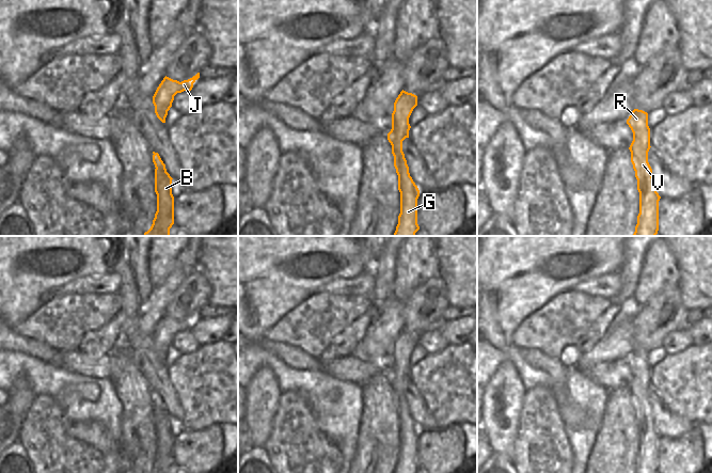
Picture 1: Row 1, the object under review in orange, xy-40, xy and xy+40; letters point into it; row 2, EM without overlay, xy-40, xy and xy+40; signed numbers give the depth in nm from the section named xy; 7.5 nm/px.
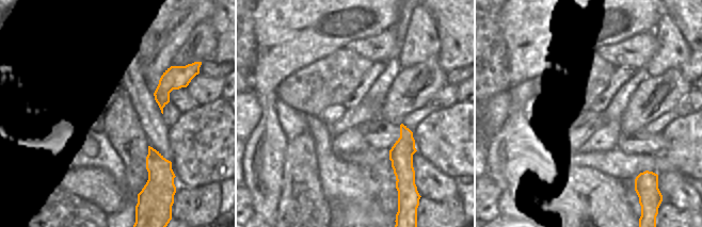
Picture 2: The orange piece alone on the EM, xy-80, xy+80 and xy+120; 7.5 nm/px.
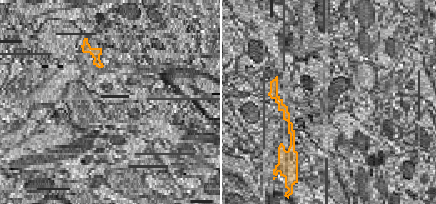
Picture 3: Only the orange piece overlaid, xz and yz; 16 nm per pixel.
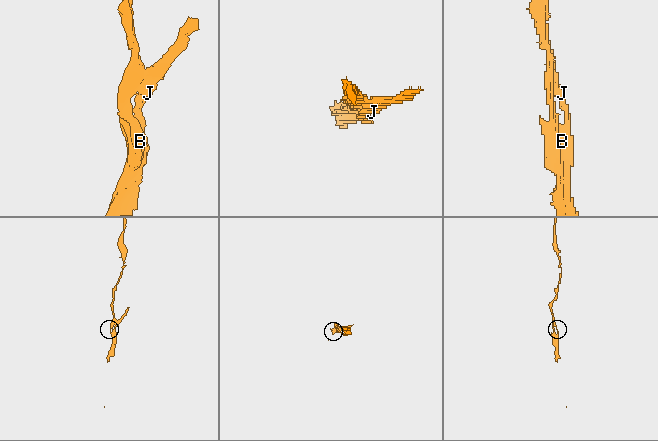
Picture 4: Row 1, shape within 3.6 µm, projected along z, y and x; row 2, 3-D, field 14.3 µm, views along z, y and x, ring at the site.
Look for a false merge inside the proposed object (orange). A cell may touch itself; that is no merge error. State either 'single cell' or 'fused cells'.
fused cells

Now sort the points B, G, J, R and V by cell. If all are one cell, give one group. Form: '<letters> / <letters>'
B G / J R V

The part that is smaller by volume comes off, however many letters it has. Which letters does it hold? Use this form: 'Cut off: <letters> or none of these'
Cut off: J, R, V

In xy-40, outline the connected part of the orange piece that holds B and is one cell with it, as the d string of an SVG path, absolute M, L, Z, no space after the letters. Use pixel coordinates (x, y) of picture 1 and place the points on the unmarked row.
M155 408L155 431L157 433L157 451L151 468L144 473L170 473L174 463L174 436L172 433L172 416L168 411Z

